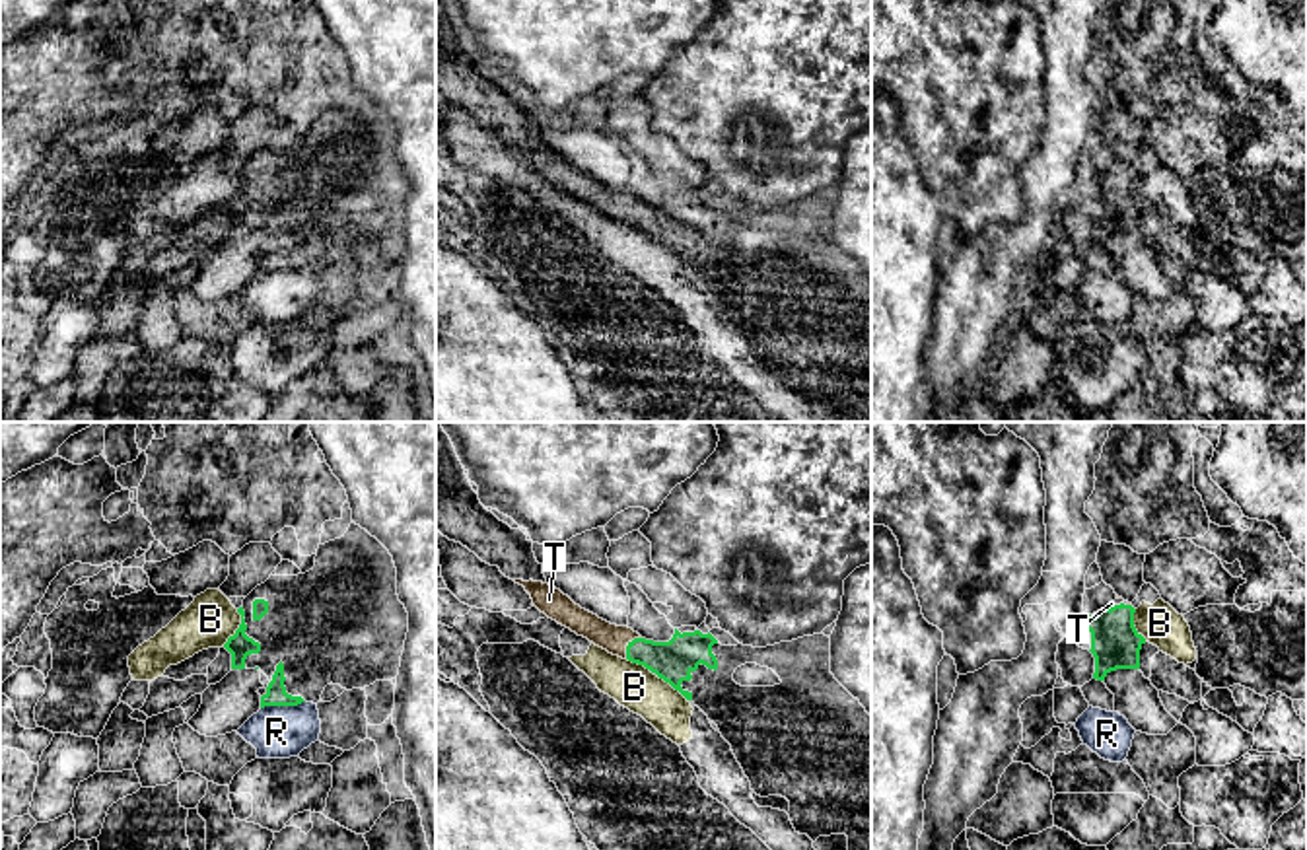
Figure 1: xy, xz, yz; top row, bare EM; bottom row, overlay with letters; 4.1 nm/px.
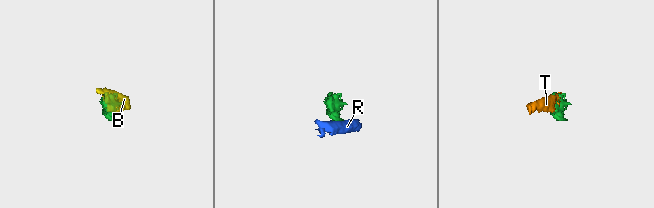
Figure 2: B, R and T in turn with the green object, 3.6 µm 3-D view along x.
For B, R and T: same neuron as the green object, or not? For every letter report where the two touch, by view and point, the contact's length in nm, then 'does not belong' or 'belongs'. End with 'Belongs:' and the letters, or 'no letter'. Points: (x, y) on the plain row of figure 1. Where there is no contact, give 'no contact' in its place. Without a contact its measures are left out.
B: contact xy (240, 191); length 170 nm; does not belong
R: contact xy (282, 269); length 190 nm; does not belong
T: contact xz (627, 211); length 120 nm; belongs
Belongs: T

